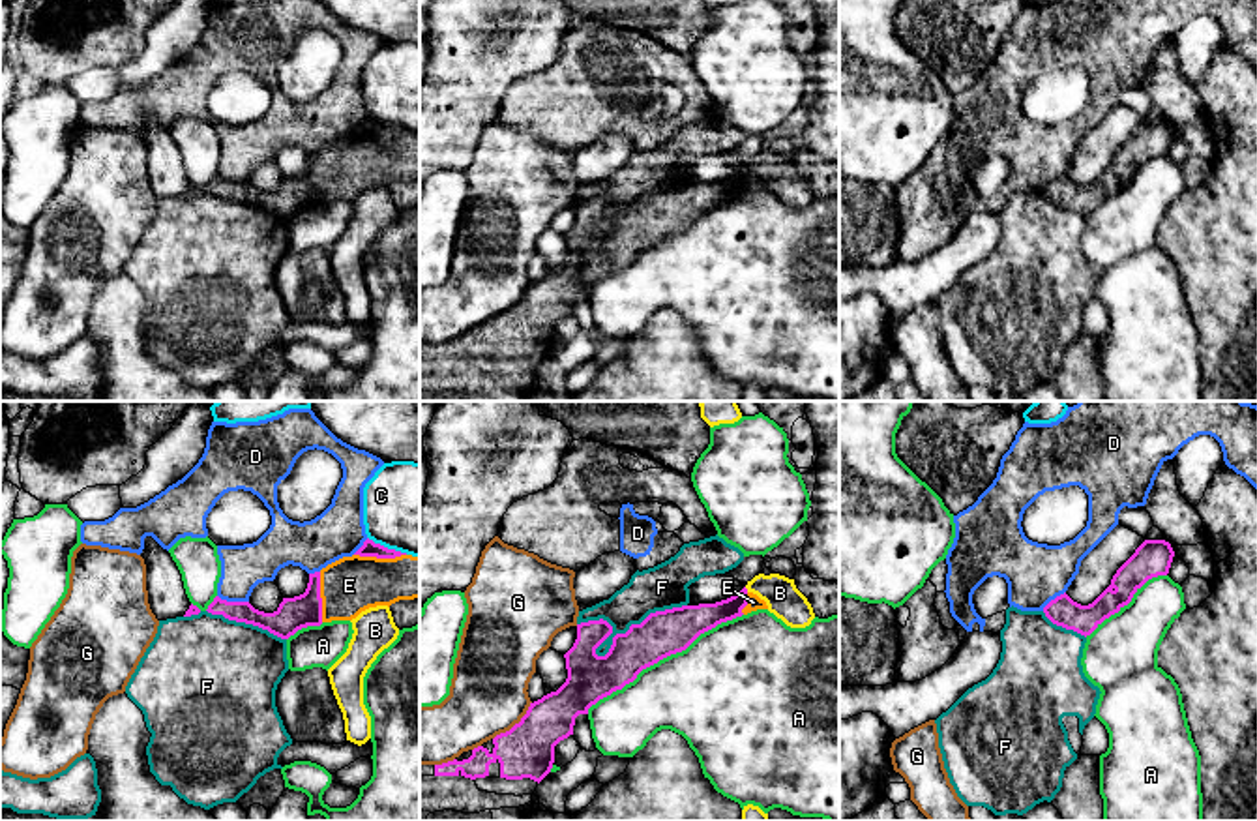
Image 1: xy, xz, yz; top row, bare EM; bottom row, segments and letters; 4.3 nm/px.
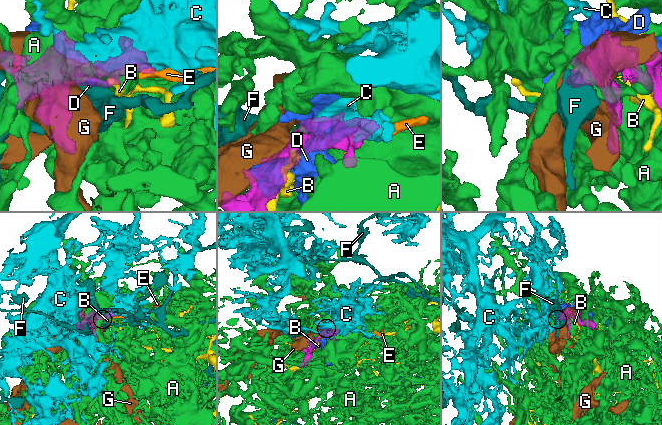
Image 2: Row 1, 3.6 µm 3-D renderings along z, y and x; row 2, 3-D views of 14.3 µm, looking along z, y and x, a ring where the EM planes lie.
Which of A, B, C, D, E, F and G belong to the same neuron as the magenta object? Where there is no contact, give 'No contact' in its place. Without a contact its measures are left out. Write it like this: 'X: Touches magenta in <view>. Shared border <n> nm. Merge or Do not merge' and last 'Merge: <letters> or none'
A: Touches magenta in xz. Shared border 800 nm. Do not merge
B: Touches magenta in xz. Shared border 30 nm. Do not merge
C: Touches magenta in xy. Shared border 190 nm. Do not merge
D: Touches magenta in xy. Shared border 140 nm. Do not merge
E: Touches magenta in xy. Shared border 220 nm. Merge
F: Touches magenta in xz. Shared border 480 nm. Do not merge
G: Touches magenta in xz. Shared border 240 nm. Do not merge
Merge: E

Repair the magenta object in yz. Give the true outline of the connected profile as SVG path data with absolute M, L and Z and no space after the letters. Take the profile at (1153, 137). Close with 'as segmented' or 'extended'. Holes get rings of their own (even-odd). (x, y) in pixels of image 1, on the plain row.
M1145 120L1117 150L1111 165L1088 186L1073 182L1066 172L1051 180L1045 197L1066 210L1090 216L1105 199L1128 186L1133 174L1152 157L1167 156L1175 131L1165 120Z; as segmented

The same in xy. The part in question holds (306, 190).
M367 118L352 137L309 154L305 172L283 178L274 193L259 191L249 182L227 182L219 176L206 191L288 219L307 206L352 201L369 187L390 187L399 180L414 178L420 178L420 137L388 129Z; extended

